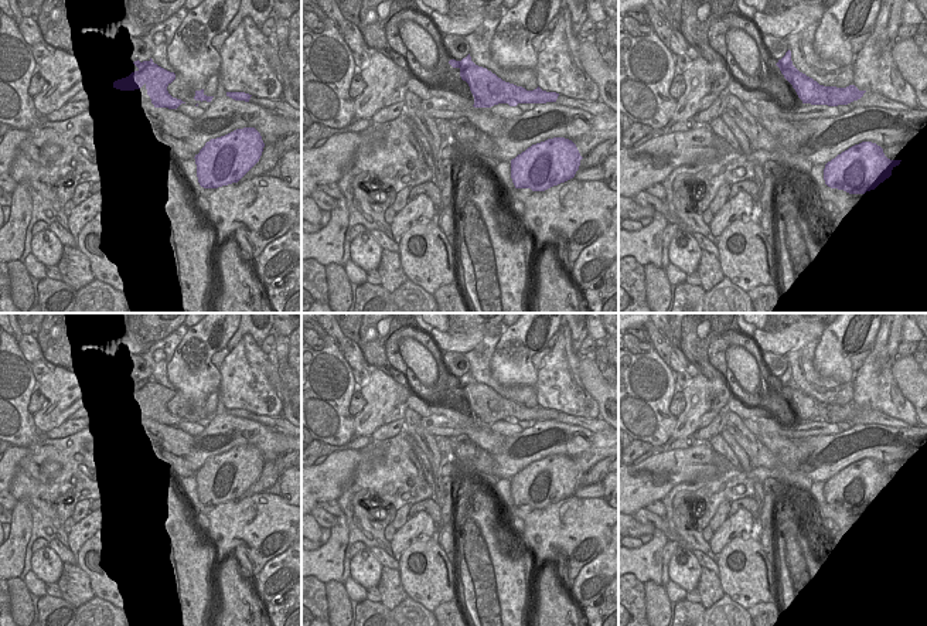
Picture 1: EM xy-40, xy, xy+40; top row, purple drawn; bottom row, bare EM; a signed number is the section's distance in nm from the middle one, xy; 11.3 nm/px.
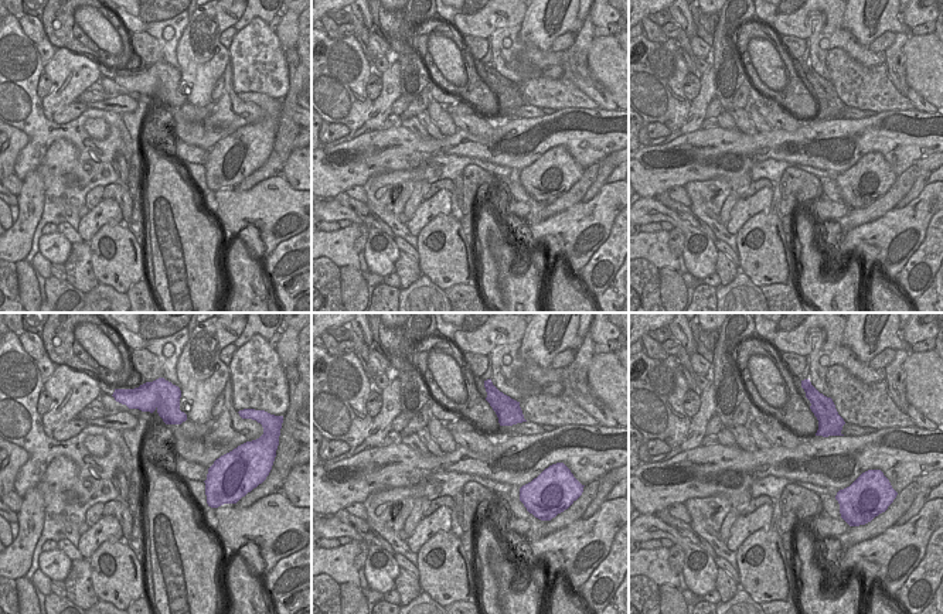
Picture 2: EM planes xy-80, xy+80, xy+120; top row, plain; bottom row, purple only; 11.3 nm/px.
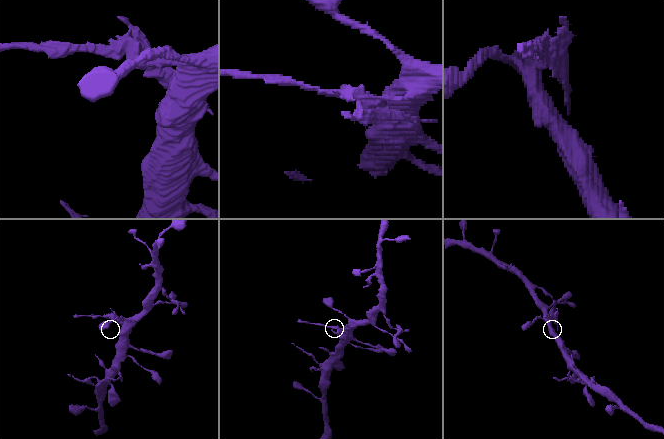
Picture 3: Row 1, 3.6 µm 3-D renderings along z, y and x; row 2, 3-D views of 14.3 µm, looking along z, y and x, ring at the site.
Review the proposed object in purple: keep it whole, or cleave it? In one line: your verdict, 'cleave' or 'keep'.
cleave

